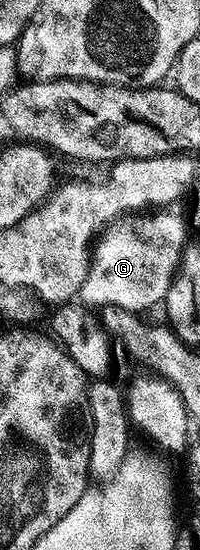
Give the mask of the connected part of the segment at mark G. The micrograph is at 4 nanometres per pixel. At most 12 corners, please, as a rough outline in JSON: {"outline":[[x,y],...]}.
{"outline":[[166,209],[107,226],[79,300],[141,313],[166,300]]}

